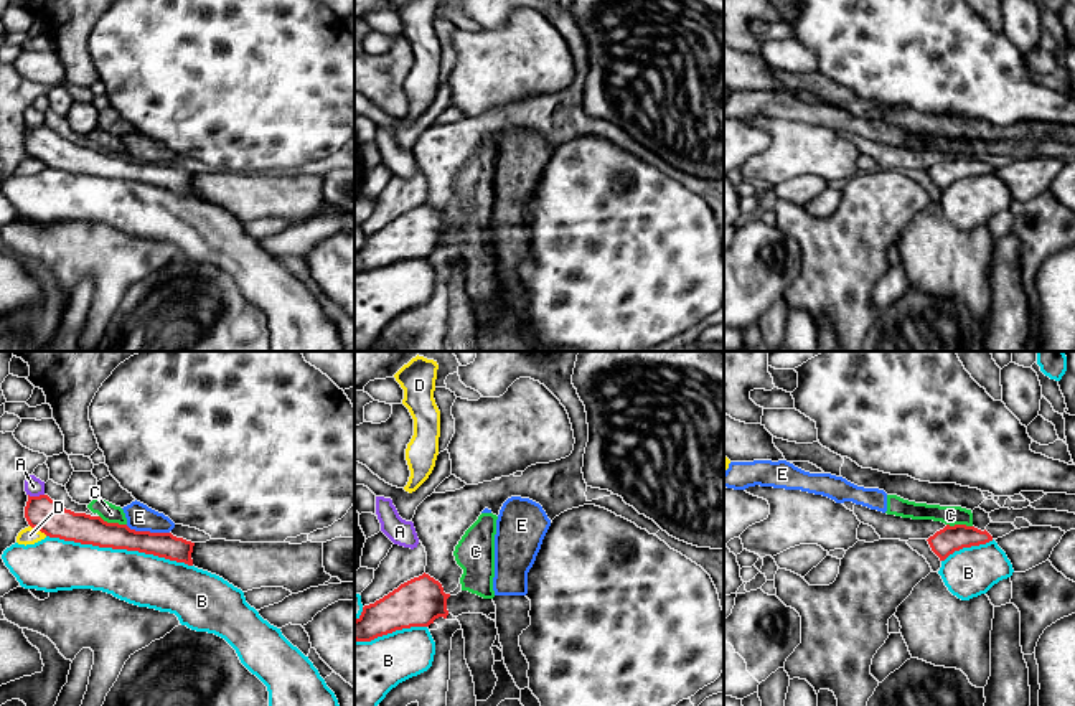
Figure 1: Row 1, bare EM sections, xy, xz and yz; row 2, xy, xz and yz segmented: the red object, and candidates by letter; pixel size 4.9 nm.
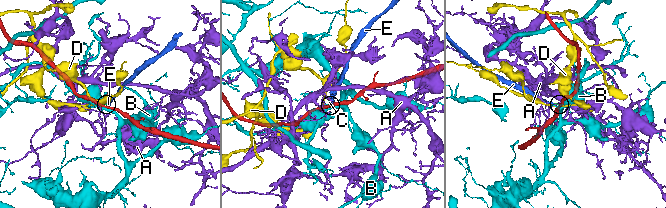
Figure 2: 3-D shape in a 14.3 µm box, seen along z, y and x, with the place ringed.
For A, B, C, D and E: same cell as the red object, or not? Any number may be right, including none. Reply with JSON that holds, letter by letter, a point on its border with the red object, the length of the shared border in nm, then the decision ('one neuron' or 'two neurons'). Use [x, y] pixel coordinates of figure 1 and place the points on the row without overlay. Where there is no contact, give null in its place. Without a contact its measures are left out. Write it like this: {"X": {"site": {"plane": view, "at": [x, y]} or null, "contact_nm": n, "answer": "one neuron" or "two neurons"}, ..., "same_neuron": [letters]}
{"A": {"site": {"plane": "xy", "at": [37, 127]}, "contact_nm": 80, "answer": "two neurons"}, "B": {"site": {"plane": "xy", "at": [119, 178]}, "contact_nm": 750, "answer": "two neurons"}, "C": {"site": {"plane": "xy", "at": [112, 154]}, "contact_nm": 140, "answer": "two neurons"}, "D": {"site": {"plane": "xy", "at": [38, 160]}, "contact_nm": 100, "answer": "two neurons"}, "E": {"site": {"plane": "xy", "at": [147, 162]}, "contact_nm": 220, "answer": "two neurons"}, "same_neuron": []}

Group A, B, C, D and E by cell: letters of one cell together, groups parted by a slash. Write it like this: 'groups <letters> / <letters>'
groups A / B / C E / D

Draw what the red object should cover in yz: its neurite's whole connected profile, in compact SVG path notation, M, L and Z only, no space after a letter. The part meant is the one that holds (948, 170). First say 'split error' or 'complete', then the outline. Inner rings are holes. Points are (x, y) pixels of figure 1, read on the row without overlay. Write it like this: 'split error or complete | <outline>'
complete | M946 155L943 160L930 167L927 172L932 181L940 188L940 191L945 191L955 181L993 172L993 167L986 160L981 162L974 157Z

